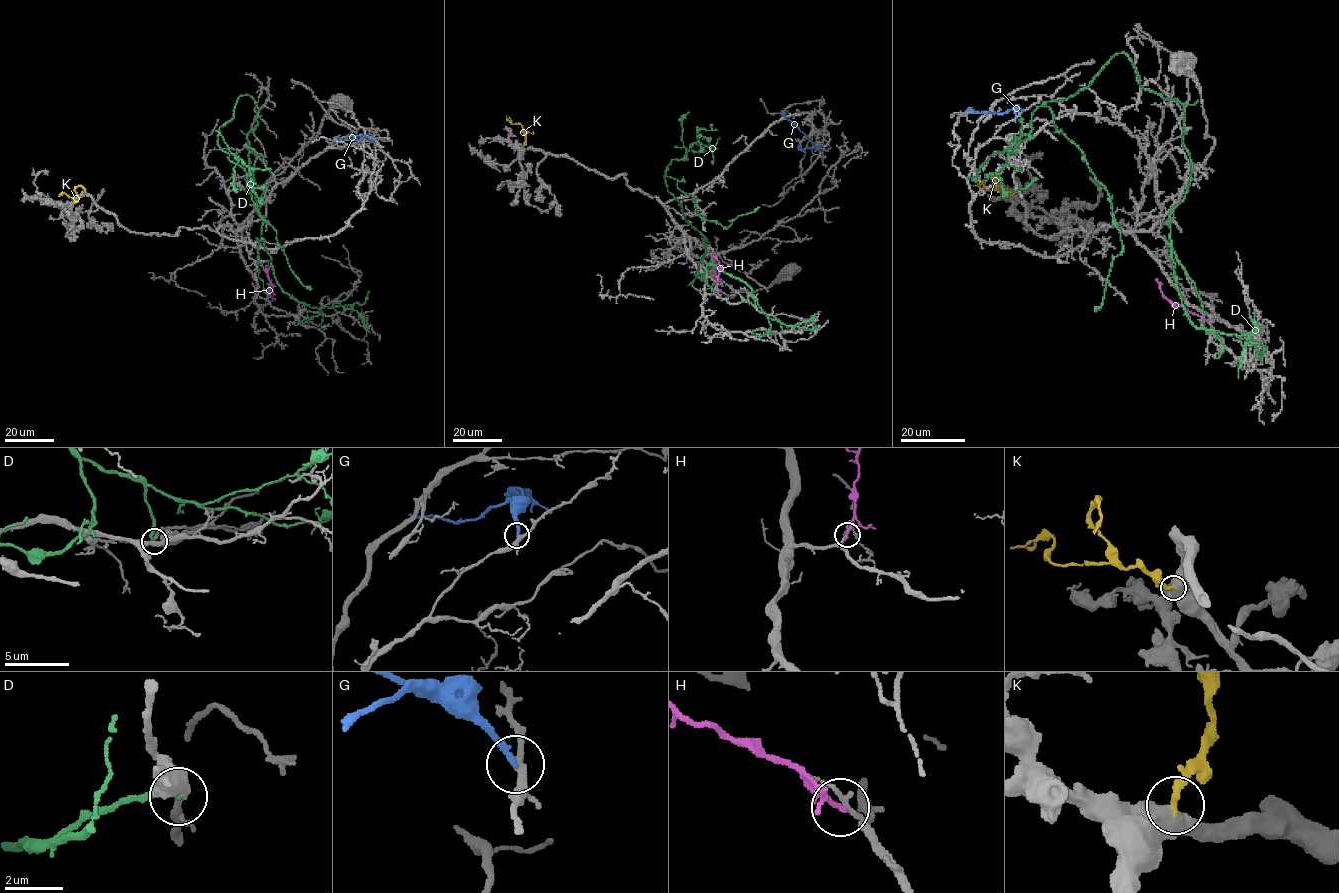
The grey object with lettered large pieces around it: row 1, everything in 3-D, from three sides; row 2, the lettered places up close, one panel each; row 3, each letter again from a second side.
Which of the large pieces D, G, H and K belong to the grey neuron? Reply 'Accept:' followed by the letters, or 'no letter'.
Accept: no letter

